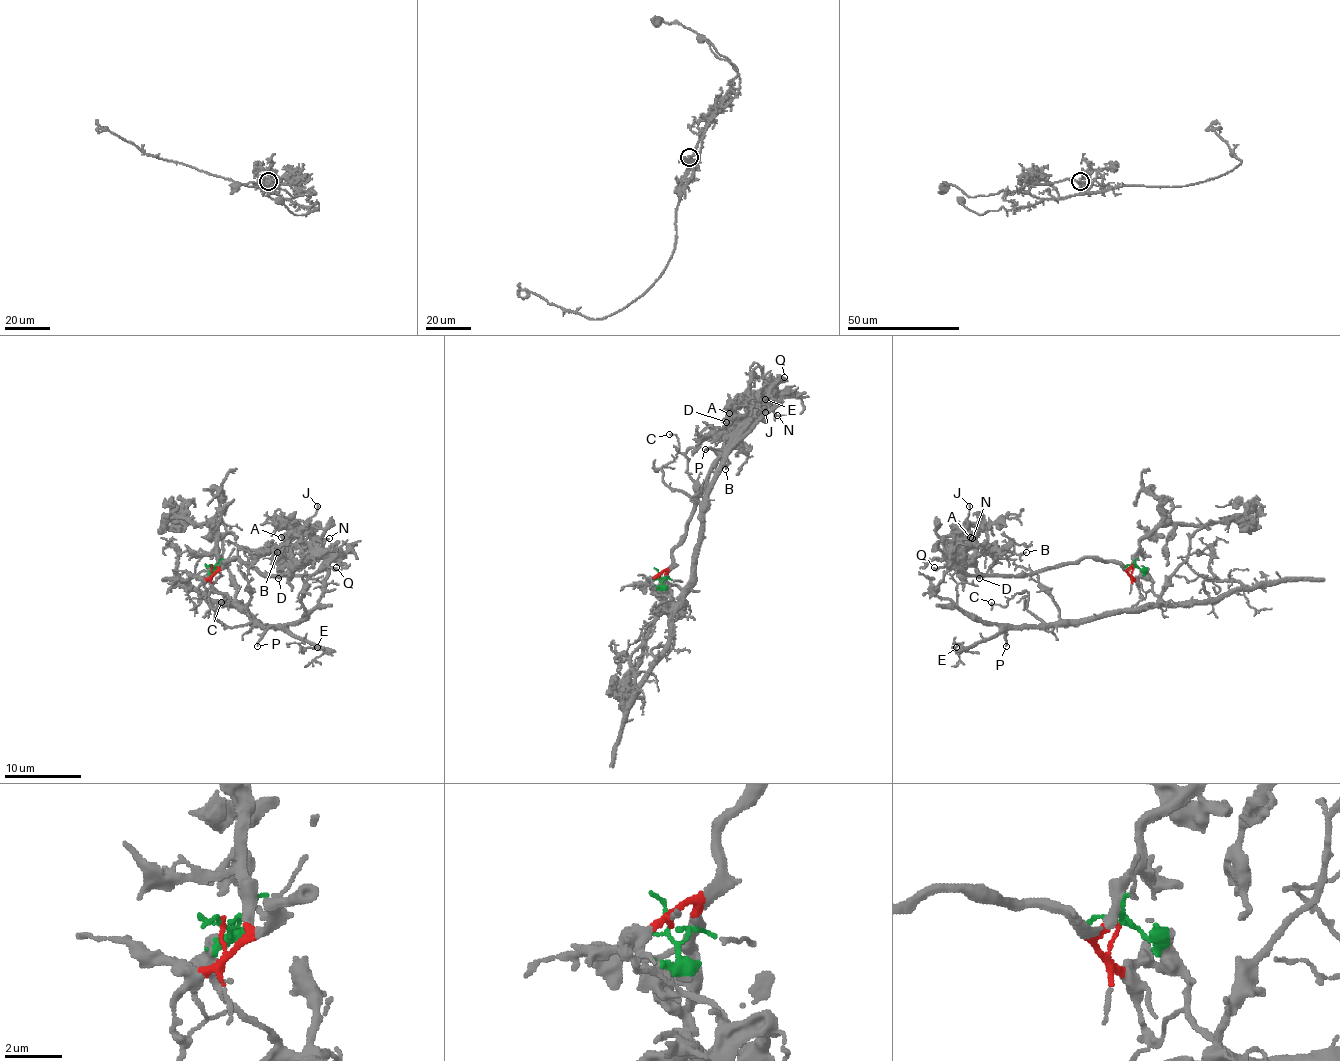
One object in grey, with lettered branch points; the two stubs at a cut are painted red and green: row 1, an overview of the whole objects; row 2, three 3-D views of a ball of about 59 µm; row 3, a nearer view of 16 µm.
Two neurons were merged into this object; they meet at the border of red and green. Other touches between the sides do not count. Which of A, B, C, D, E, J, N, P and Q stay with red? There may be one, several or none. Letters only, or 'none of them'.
A, B, D, J, N, Q

